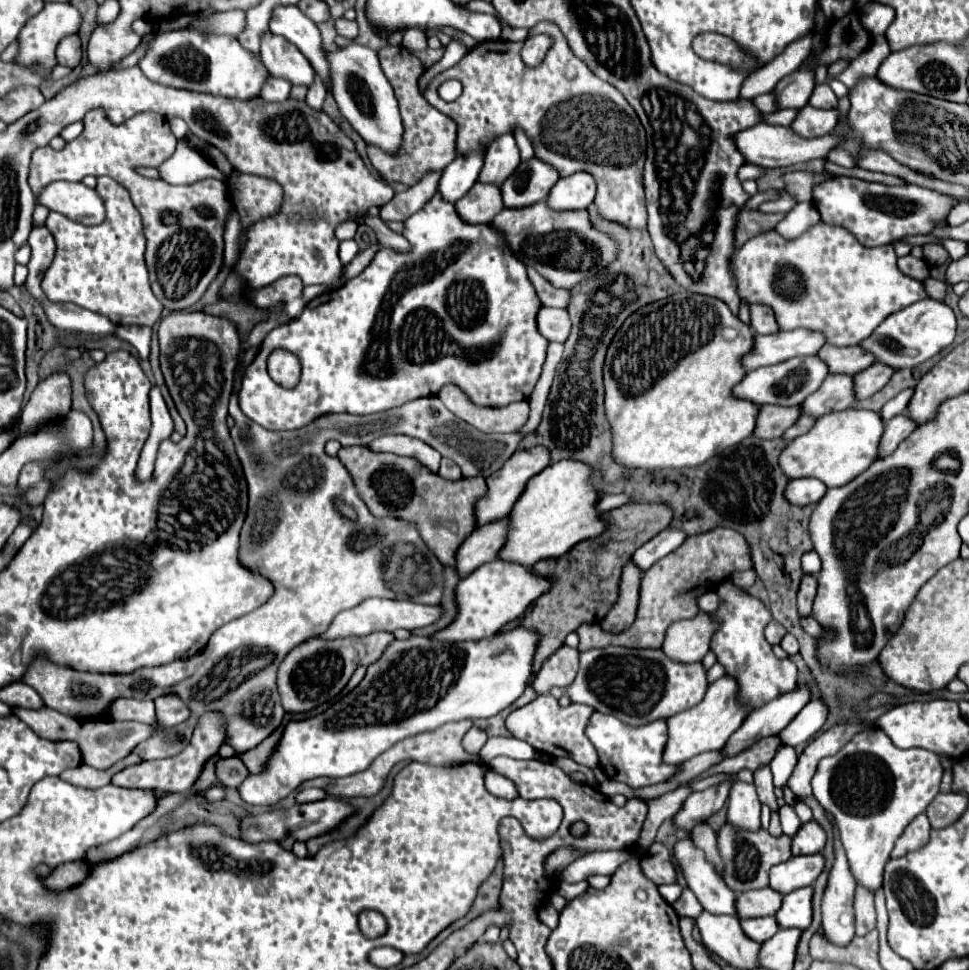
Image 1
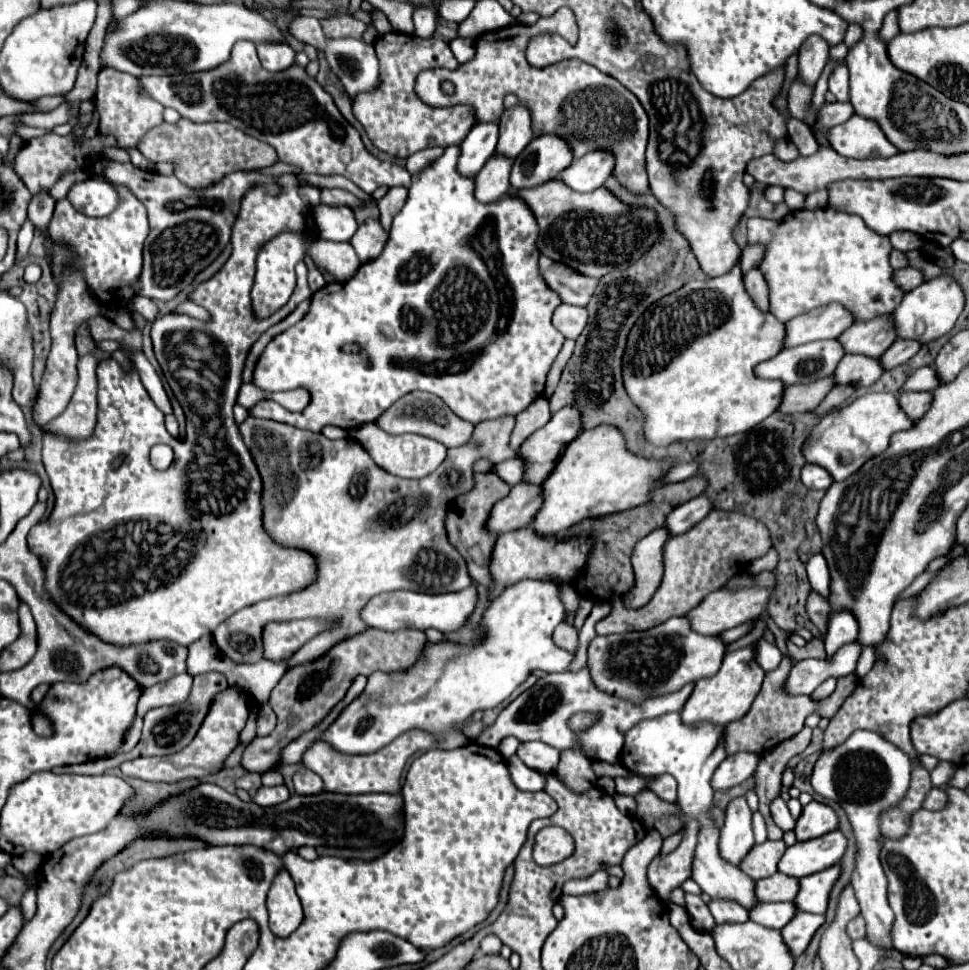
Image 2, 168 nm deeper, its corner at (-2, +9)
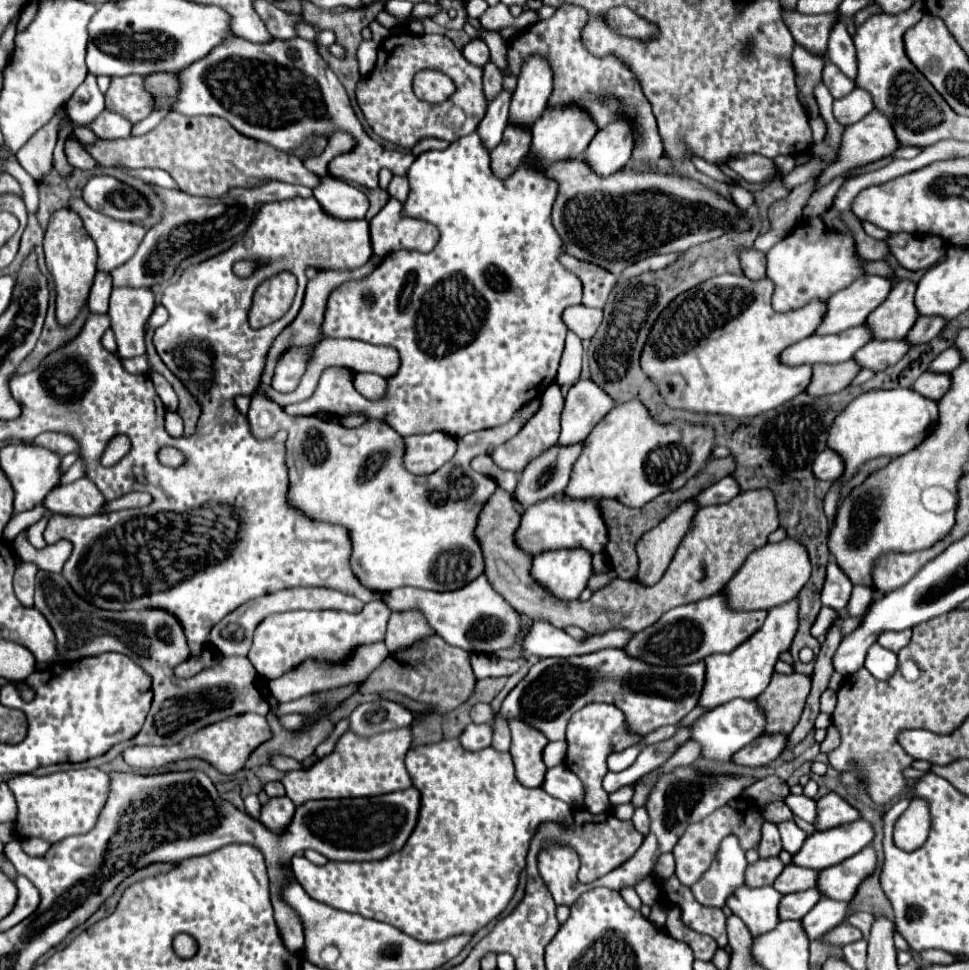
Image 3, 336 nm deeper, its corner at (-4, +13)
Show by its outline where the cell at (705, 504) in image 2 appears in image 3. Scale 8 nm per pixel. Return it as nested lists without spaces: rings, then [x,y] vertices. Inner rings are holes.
[[[727,476],[727,478],[719,480],[719,482],[715,482],[713,486],[705,488],[705,490],[703,490],[701,494],[697,494],[693,500],[697,502],[699,508],[705,508],[705,506],[713,506],[713,504],[725,504],[725,502],[729,502],[731,498],[735,498],[737,494],[739,494],[737,482],[735,482],[731,476]]]

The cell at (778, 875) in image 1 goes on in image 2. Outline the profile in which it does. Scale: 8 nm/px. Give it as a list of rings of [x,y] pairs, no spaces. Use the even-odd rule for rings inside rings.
[[[833,830],[815,840],[797,842],[795,846],[787,848],[779,862],[779,872],[795,878],[815,874],[837,864],[843,858],[845,850],[847,850],[845,834]]]

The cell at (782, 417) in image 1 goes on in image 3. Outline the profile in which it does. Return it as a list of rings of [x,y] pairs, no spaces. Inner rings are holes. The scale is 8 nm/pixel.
[[[855,360],[841,362],[841,364],[817,364],[813,366],[811,382],[805,390],[805,394],[835,394],[841,392],[851,384],[851,380],[857,376],[861,368],[855,364]]]

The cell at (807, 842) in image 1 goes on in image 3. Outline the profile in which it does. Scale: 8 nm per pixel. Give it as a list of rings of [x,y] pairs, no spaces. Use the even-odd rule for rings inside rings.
[[[829,792],[817,800],[817,818],[815,818],[815,830],[829,830],[841,824],[849,824],[859,818],[859,812],[849,806],[841,796],[835,792]]]

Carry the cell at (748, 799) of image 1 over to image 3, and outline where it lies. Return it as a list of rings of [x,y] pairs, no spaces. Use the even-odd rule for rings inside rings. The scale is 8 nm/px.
[[[729,834],[721,844],[723,846],[719,846],[713,858],[713,866],[691,886],[693,896],[703,906],[723,908],[725,900],[745,880],[747,858],[745,850],[741,850],[739,838]]]

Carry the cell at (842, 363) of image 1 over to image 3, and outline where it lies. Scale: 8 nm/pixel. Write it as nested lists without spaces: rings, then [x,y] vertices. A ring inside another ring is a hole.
[[[899,280],[889,292],[889,298],[869,314],[865,326],[871,330],[873,340],[905,338],[917,320],[917,310],[913,304],[915,288],[915,282]]]

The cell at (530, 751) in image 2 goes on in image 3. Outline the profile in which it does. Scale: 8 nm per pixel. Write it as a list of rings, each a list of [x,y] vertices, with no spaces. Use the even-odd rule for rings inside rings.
[[[549,742],[543,750],[543,762],[547,768],[553,768],[557,764],[561,764],[565,760],[565,750],[567,744],[565,742]]]

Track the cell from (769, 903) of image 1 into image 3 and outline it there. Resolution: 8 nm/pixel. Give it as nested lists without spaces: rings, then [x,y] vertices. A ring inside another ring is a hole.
[[[789,864],[779,874],[777,882],[773,882],[773,888],[779,894],[793,894],[793,892],[801,892],[801,890],[815,888],[815,884],[817,884],[817,872],[815,870],[799,868],[799,866]]]

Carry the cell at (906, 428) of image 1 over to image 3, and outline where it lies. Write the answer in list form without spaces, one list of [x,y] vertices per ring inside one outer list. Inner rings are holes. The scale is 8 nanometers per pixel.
[[[925,372],[915,380],[913,390],[919,392],[921,396],[925,396],[925,398],[941,400],[941,396],[949,390],[949,374],[929,374],[929,372]]]

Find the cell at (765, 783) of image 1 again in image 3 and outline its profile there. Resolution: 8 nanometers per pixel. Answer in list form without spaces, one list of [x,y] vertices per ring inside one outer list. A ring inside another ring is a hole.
[[[785,820],[779,824],[779,832],[781,832],[781,840],[783,840],[783,848],[793,856],[799,848],[801,848],[801,842],[805,842],[807,834],[791,820]]]

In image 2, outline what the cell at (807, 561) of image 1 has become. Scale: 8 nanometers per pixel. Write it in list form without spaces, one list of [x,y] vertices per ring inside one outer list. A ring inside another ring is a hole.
[[[815,554],[815,558],[811,558],[811,562],[807,564],[807,574],[809,574],[811,588],[819,596],[829,598],[831,596],[831,576],[829,576],[829,568],[827,568],[823,554]]]

